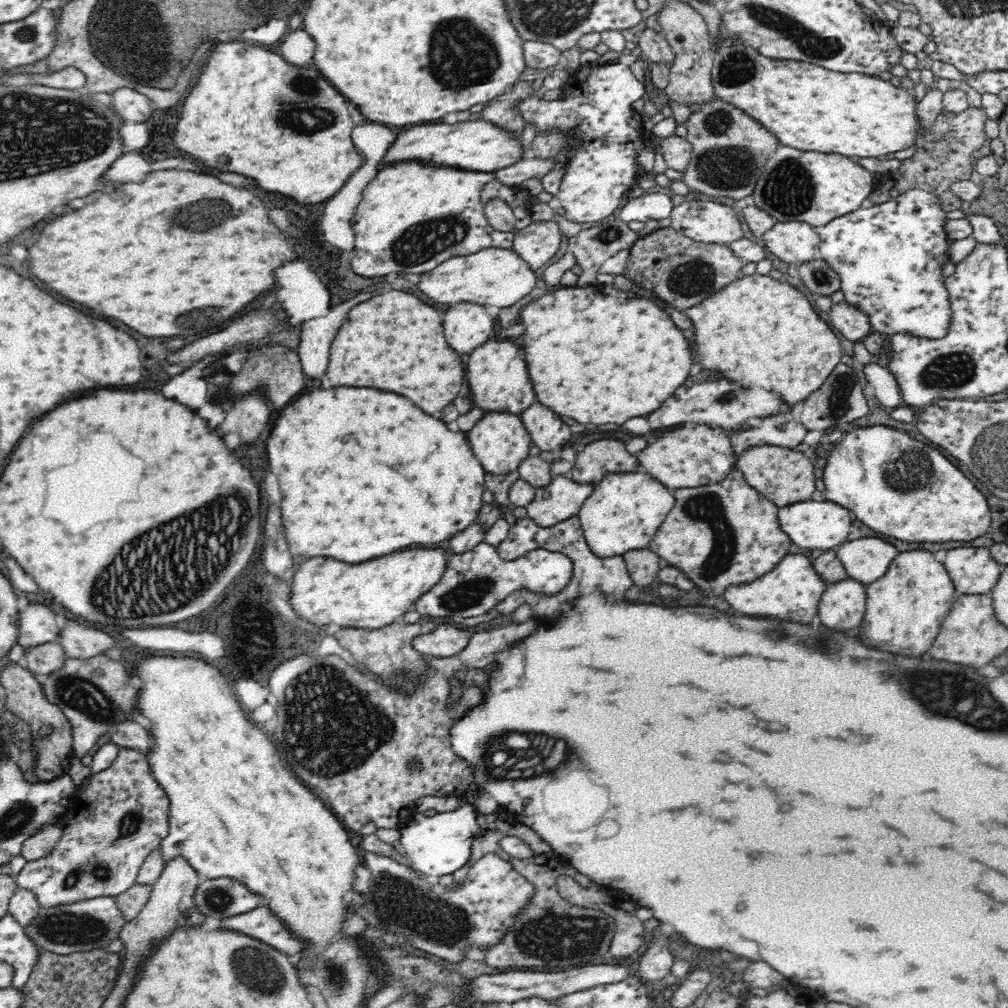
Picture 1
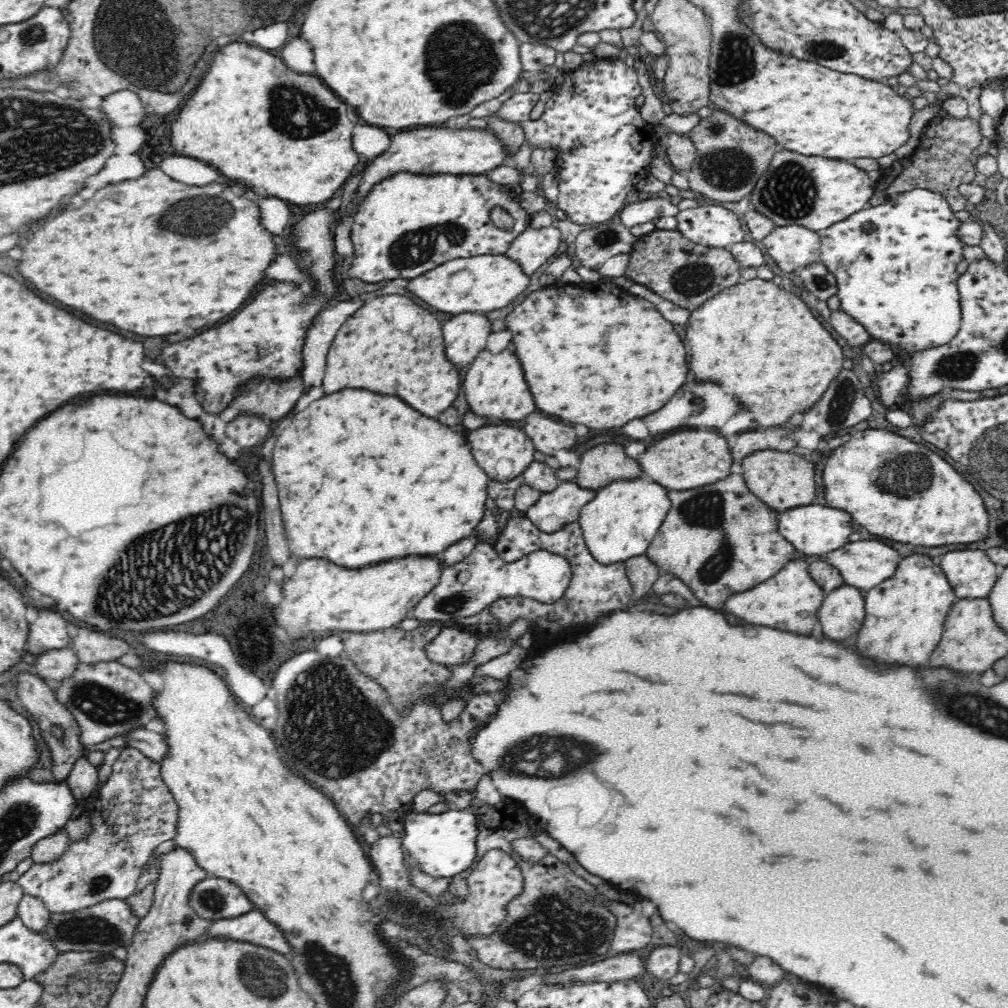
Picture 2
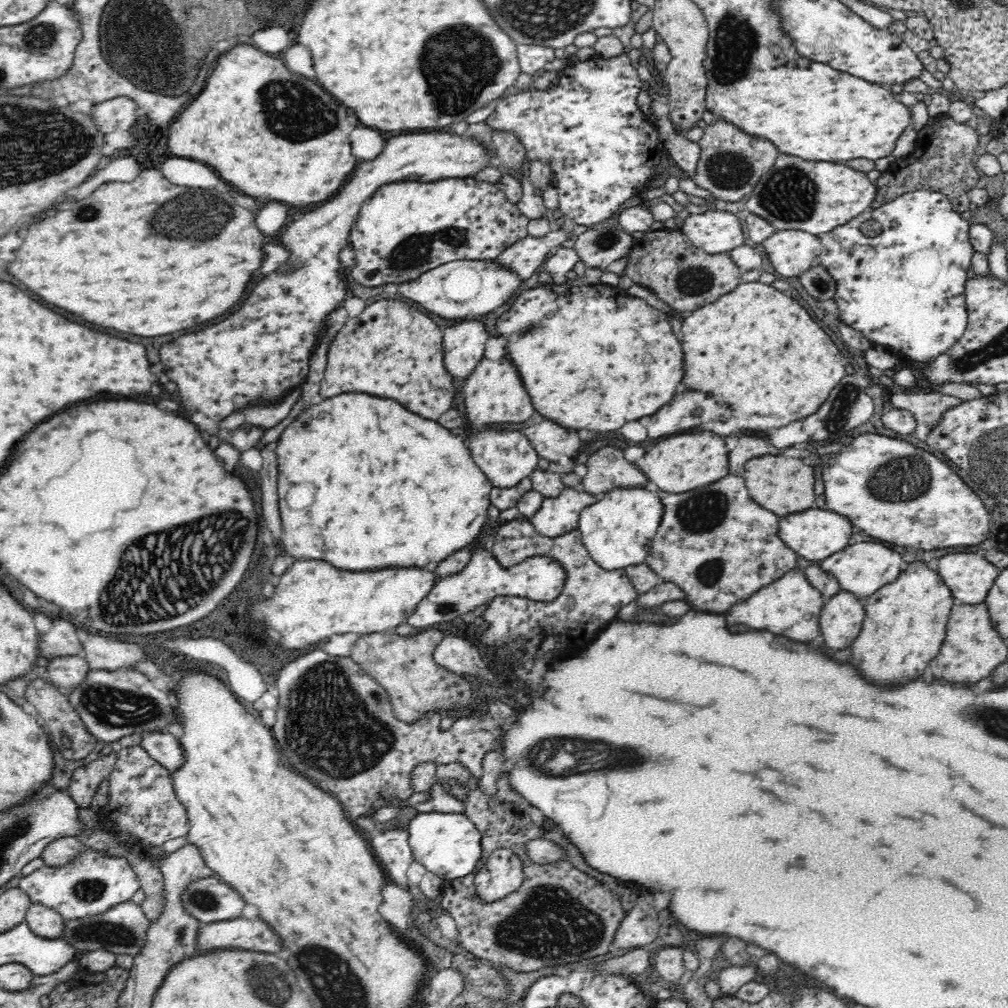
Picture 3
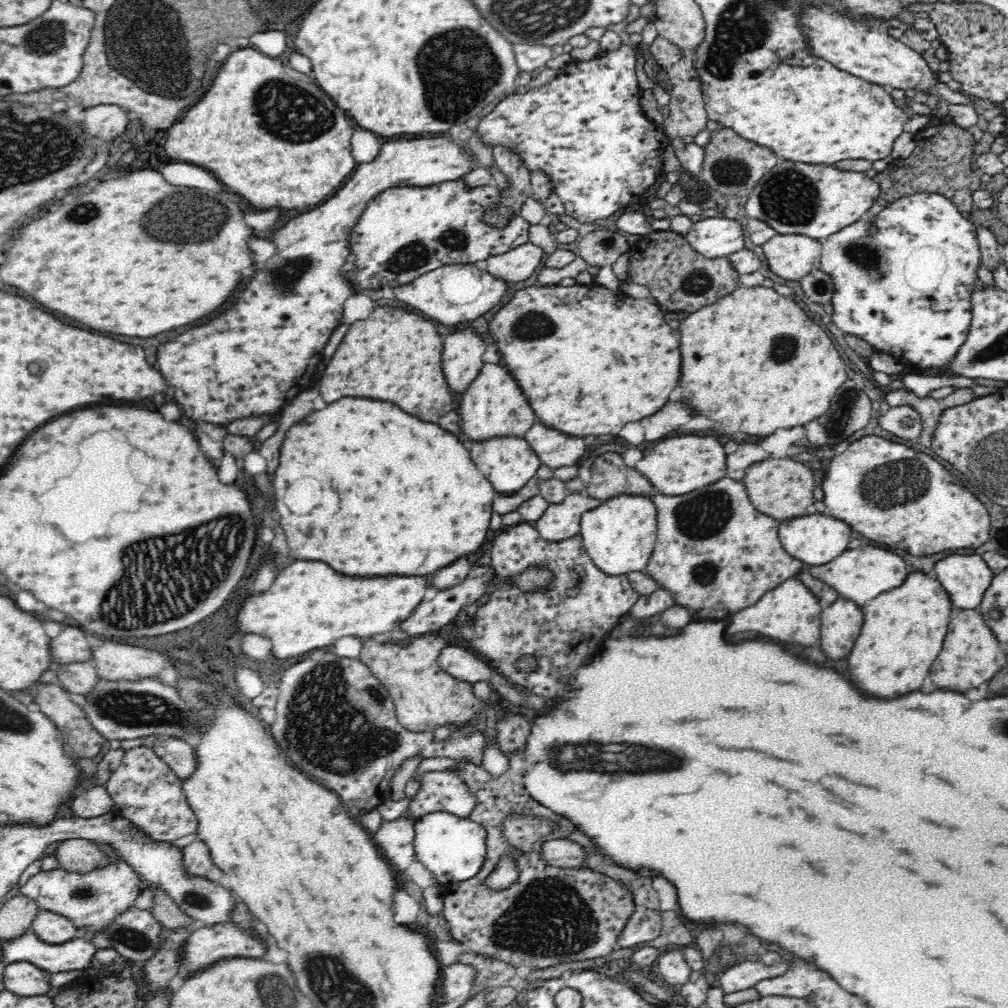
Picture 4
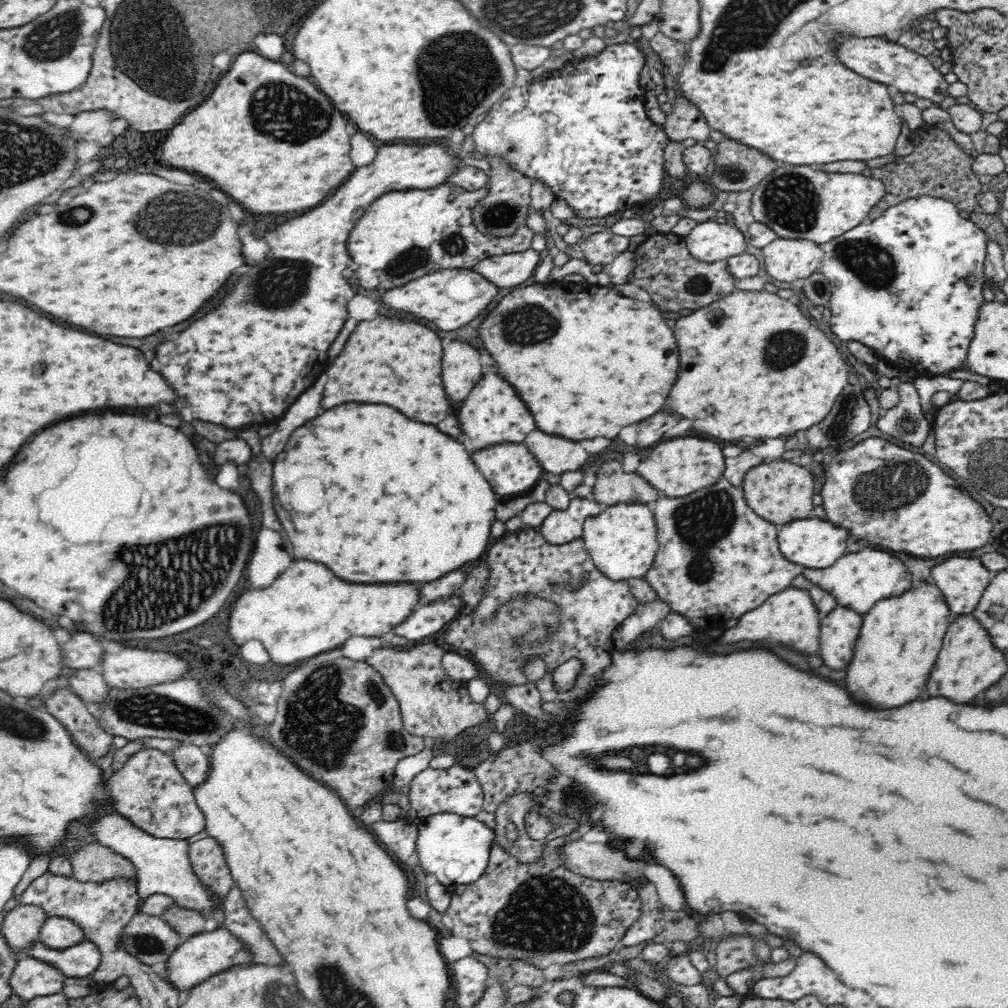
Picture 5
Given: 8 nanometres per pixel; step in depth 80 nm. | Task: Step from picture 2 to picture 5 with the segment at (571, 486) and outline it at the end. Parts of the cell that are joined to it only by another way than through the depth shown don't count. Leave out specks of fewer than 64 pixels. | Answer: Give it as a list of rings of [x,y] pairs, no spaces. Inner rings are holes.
[[[572,497],[568,508],[552,508],[538,530],[550,544],[566,544],[582,536],[583,524],[588,517],[596,517],[605,507],[593,498]]]

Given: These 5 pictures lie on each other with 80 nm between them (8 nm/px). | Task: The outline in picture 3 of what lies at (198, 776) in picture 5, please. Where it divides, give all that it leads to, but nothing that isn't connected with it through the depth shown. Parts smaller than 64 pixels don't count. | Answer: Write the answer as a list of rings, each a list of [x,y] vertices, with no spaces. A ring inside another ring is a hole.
[[[160,731],[142,732],[139,745],[169,772],[182,767],[182,747],[174,735]]]

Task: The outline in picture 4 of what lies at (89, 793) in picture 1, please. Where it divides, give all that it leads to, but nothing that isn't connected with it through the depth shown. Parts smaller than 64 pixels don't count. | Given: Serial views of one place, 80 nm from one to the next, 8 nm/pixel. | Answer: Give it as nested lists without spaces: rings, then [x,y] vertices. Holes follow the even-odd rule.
[[[150,747],[124,750],[120,766],[111,774],[105,787],[114,801],[110,812],[130,821],[151,840],[170,843],[197,832],[198,817],[186,803],[181,779]],[[122,858],[106,864],[94,866],[90,872],[76,872],[54,868],[38,871],[31,875],[19,892],[42,910],[56,912],[70,919],[77,927],[85,926],[89,930],[102,930],[108,922],[112,922],[120,912],[135,906],[135,900],[142,889],[142,882],[133,868]]]

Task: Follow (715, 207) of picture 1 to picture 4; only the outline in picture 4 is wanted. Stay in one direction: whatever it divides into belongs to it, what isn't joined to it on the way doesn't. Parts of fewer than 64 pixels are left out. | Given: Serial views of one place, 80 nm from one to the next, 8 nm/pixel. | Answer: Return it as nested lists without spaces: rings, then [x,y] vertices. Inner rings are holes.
[[[724,216],[694,217],[685,237],[690,246],[706,258],[727,257],[746,246],[742,225]]]

